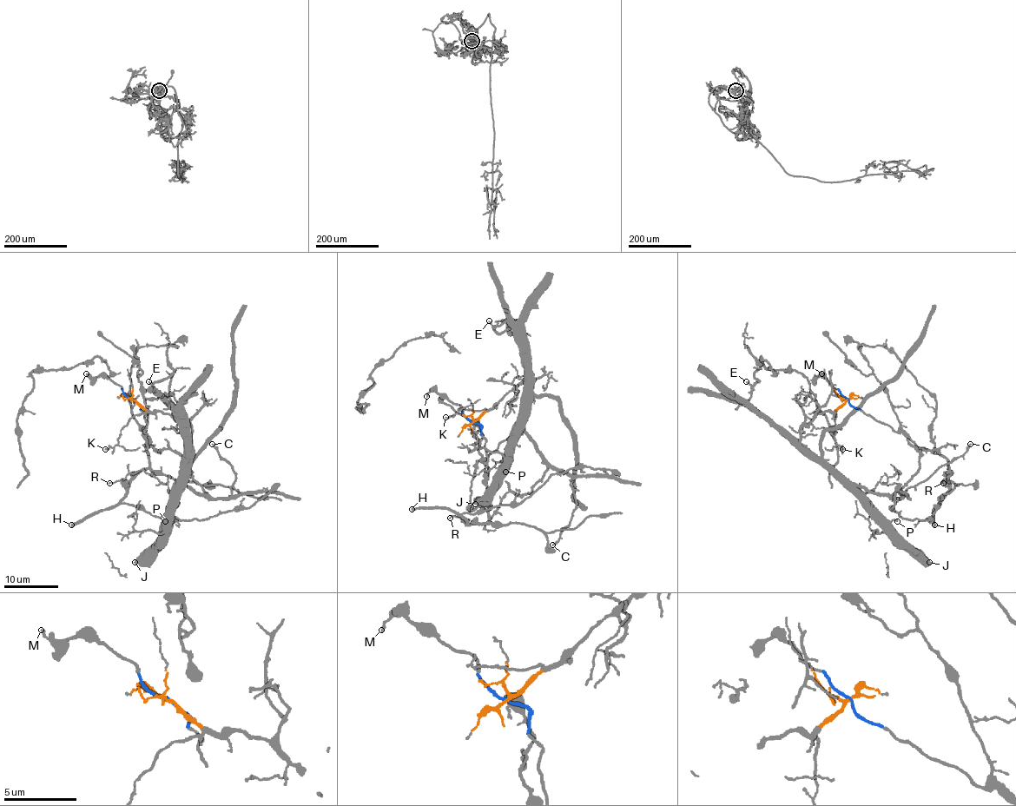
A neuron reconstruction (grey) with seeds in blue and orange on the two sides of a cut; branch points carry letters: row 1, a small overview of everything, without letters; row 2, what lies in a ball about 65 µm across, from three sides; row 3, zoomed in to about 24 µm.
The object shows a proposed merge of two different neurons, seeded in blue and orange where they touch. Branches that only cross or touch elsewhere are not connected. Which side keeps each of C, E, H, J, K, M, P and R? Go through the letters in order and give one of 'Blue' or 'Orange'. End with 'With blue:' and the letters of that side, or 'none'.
C: Orange
E: Orange
H: Blue
J: Orange
K: Orange
M: Blue
P: Orange
R: Blue
With blue: H, M, R

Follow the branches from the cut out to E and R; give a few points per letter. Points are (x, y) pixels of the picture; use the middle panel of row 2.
E: (473, 422), (531, 374), (529, 346), (506, 322), (494, 326), (488, 320)
R: (473, 422), (480, 426), (480, 435), (485, 441), (484, 476), (490, 522), (468, 525), (458, 517), (449, 518)

